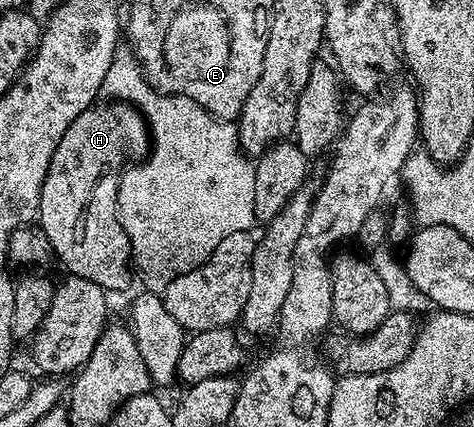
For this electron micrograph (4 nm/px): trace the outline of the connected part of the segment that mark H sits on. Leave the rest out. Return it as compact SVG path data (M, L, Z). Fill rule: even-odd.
M107 102L104 108L99 107L86 108L80 116L73 118L61 142L57 142L57 150L53 150L49 170L41 186L37 217L38 227L42 228L50 243L55 240L55 232L59 232L59 236L74 236L75 220L67 220L67 216L78 219L92 180L103 172L122 169L135 151L140 154L148 151L149 129L138 108L126 102Z

